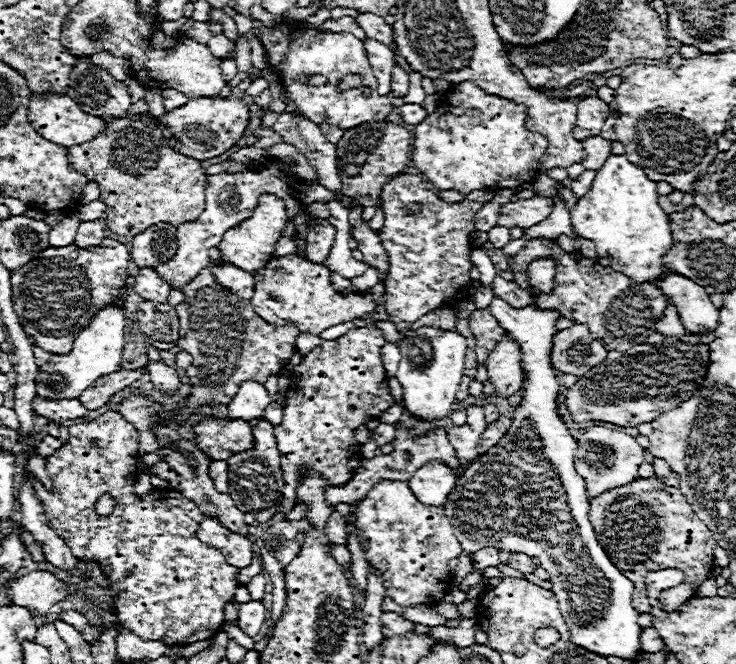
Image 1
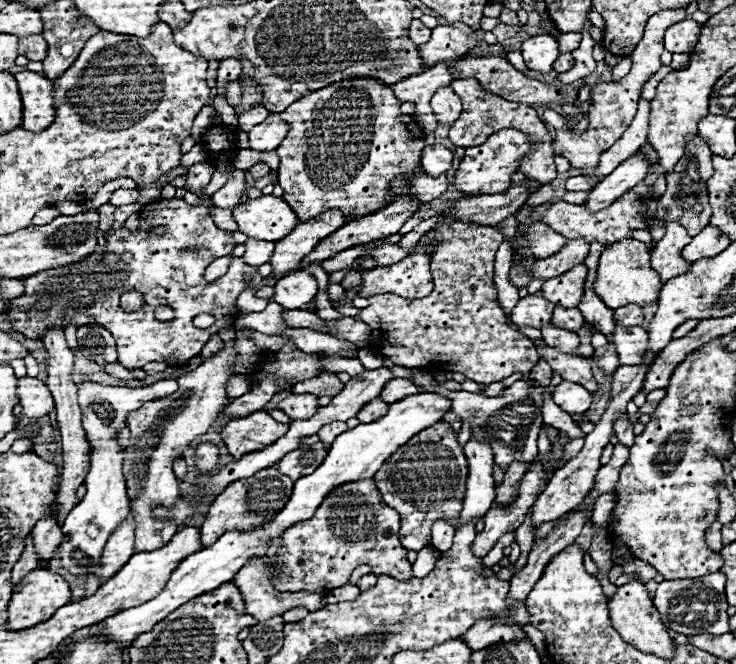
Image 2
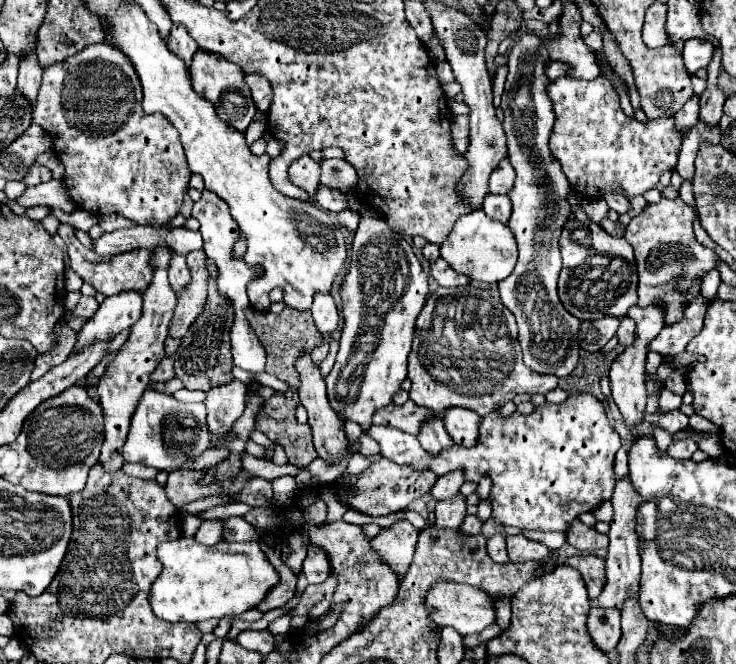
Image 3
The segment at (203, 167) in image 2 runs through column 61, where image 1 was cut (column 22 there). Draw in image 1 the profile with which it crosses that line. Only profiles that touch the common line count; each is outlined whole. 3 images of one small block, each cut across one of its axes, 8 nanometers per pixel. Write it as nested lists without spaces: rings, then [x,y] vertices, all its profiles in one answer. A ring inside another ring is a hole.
[[[104,238],[94,250],[82,250],[76,244],[46,248],[38,258],[14,270],[10,276],[12,302],[20,320],[26,320],[20,324],[30,342],[50,354],[70,352],[80,328],[88,326],[92,316],[124,290],[128,266],[128,248],[112,238]]]

